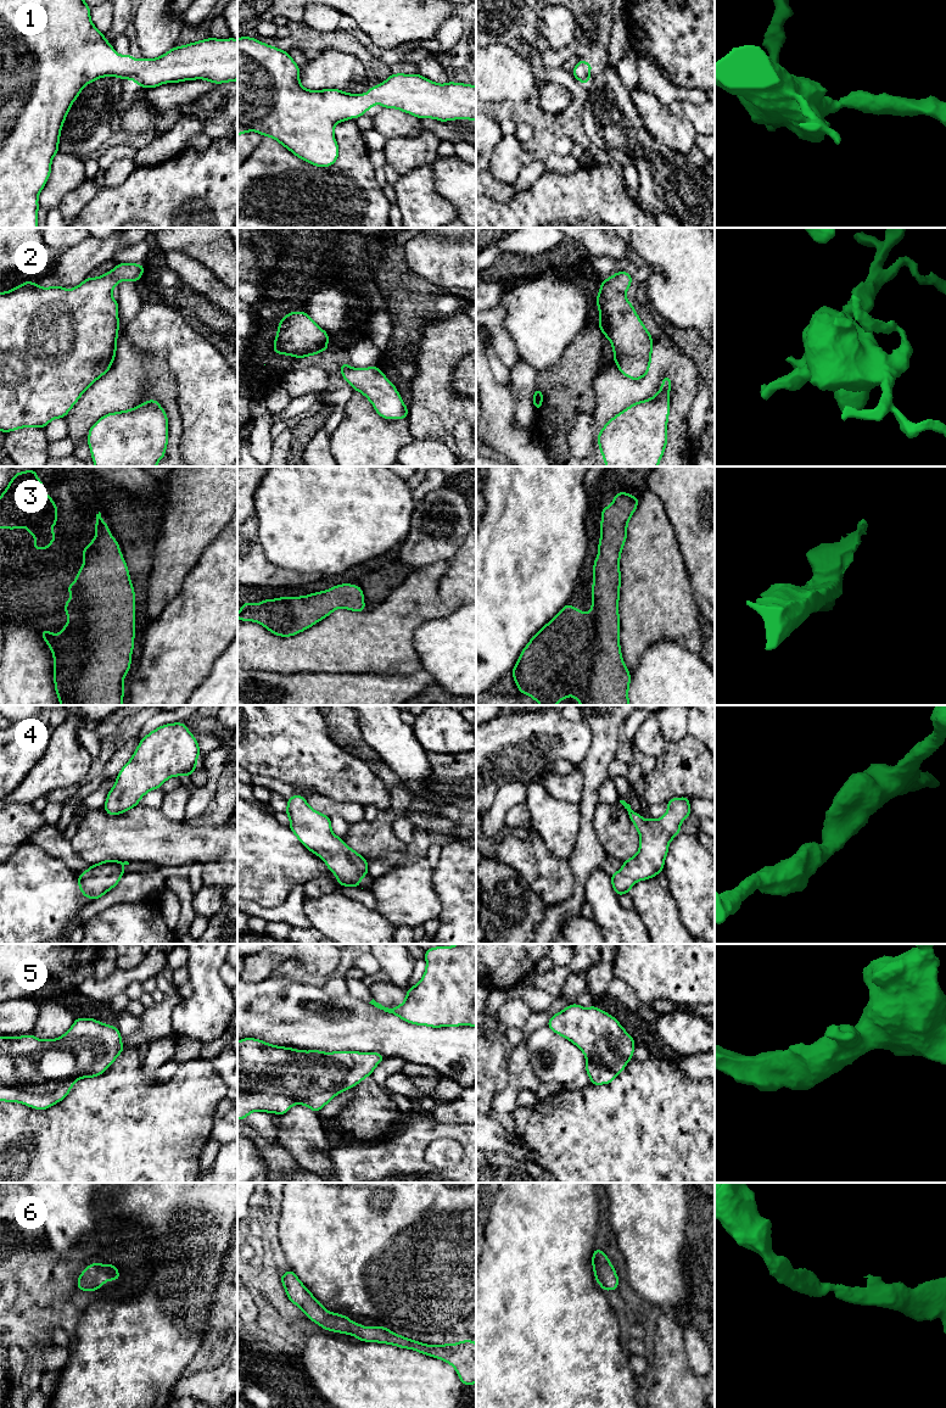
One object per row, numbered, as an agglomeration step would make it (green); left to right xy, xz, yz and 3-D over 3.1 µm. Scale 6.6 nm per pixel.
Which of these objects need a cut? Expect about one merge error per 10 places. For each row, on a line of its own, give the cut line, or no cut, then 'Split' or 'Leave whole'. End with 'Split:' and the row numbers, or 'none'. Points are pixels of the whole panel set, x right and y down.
1: No split. Leave whole
2: No split. Leave whole
3: No split. Leave whole
4: No split. Leave whole
5: No split. Leave whole
6: No split. Leave whole
Split: none

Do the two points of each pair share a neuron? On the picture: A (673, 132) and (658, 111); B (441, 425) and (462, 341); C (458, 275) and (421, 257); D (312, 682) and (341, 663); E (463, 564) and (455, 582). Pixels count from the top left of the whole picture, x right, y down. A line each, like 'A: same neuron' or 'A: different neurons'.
A: same neuron
B: same neuron
C: same neuron
D: different neurons
E: same neuron

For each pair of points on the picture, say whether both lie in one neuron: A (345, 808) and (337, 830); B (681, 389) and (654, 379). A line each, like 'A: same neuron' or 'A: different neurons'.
A: different neurons
B: same neuron

